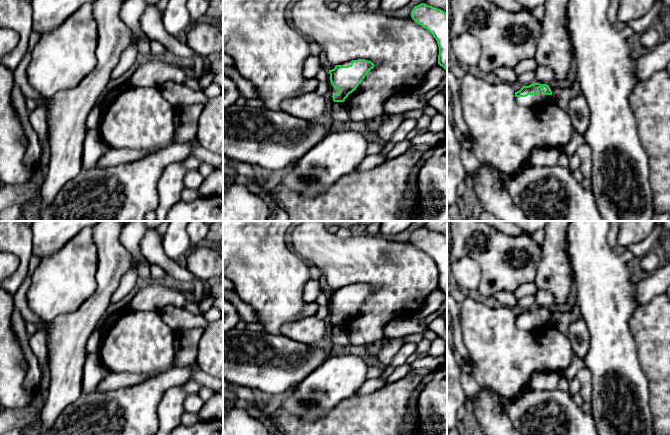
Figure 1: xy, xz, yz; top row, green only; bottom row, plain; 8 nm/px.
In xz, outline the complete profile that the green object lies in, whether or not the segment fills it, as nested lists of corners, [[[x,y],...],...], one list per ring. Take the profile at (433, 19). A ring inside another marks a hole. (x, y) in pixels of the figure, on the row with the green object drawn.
[[[421,3],[413,8],[411,17],[436,39],[439,47],[438,64],[447,72],[447,12]]]

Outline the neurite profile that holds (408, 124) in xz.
[[[405,118],[388,142],[396,144],[406,139],[407,134],[417,126],[417,119]]]

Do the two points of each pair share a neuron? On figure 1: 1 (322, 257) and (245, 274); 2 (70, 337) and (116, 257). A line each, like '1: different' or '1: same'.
1: different
2: same

